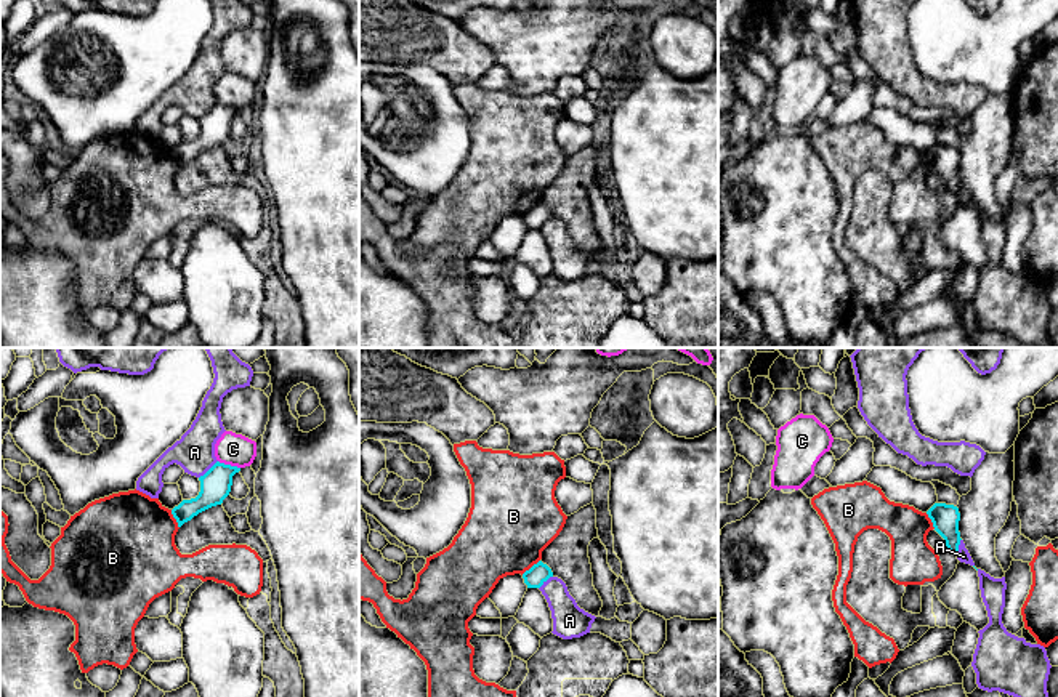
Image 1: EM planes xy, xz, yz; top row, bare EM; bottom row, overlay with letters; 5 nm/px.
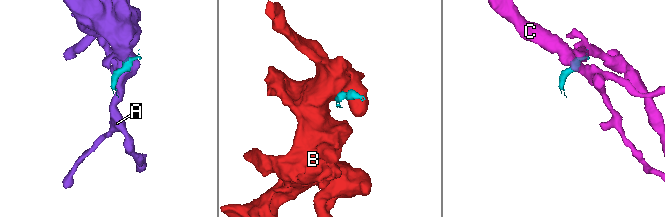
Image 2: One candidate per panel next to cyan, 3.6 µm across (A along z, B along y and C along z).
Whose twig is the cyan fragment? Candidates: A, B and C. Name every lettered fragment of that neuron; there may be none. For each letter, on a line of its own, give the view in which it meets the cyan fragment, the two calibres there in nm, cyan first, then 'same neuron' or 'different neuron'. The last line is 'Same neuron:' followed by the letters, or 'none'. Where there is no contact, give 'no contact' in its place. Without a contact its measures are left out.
A: meets cyan in xy; 160 nm thick on the cyan side, 200 nm on the other; different neuron
B: meets cyan in xy; 140 nm thick on the cyan side, 440 nm on the other; different neuron
C: meets cyan in xy; 160 nm thick on the cyan side, 160 nm on the other; different neuron
Same neuron: none

